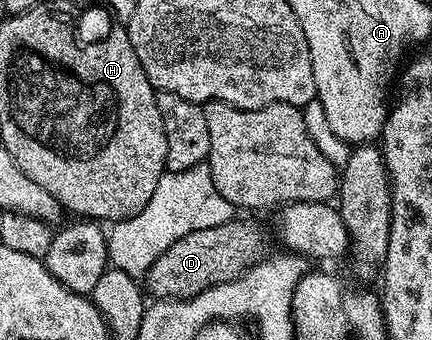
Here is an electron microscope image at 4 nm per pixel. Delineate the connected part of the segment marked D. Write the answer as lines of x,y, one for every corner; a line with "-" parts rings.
236,216
225,224
201,228
197,232
189,232
189,236
181,236
177,244
167,248
147,269
146,293
155,300
192,298
217,284
240,278
249,267
264,261
268,257
267,234
261,223
251,219
254,217
243,217
247,218

